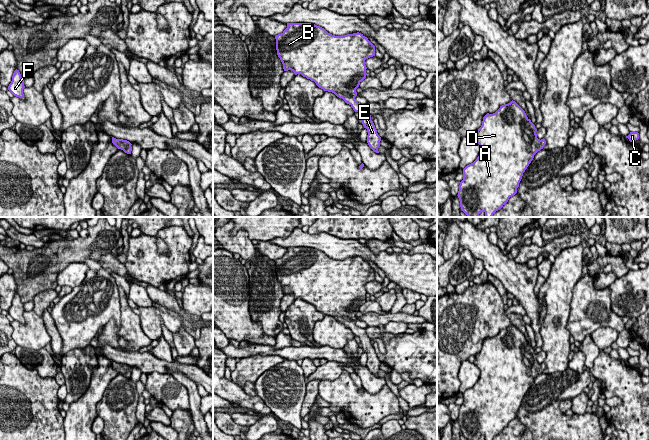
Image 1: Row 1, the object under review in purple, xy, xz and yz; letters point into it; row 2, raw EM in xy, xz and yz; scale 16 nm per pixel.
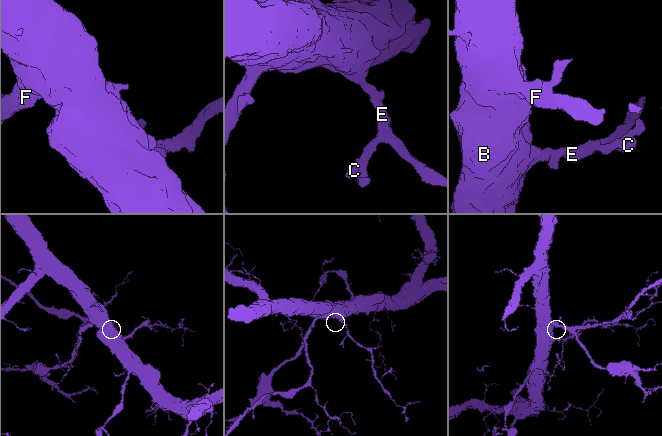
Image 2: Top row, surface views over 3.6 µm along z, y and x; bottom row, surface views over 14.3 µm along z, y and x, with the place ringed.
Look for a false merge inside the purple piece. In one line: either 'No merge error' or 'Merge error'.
No merge error

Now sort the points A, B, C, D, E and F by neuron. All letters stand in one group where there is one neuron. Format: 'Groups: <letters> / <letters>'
Groups: A B C D E F

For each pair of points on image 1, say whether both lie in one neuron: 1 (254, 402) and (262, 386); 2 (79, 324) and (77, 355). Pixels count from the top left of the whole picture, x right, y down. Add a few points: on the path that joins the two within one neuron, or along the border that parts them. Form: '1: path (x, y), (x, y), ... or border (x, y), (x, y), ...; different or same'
1: border (257, 395), (271, 411); different
2: border (89, 344), (83, 348), (72, 348), (61, 357); different

